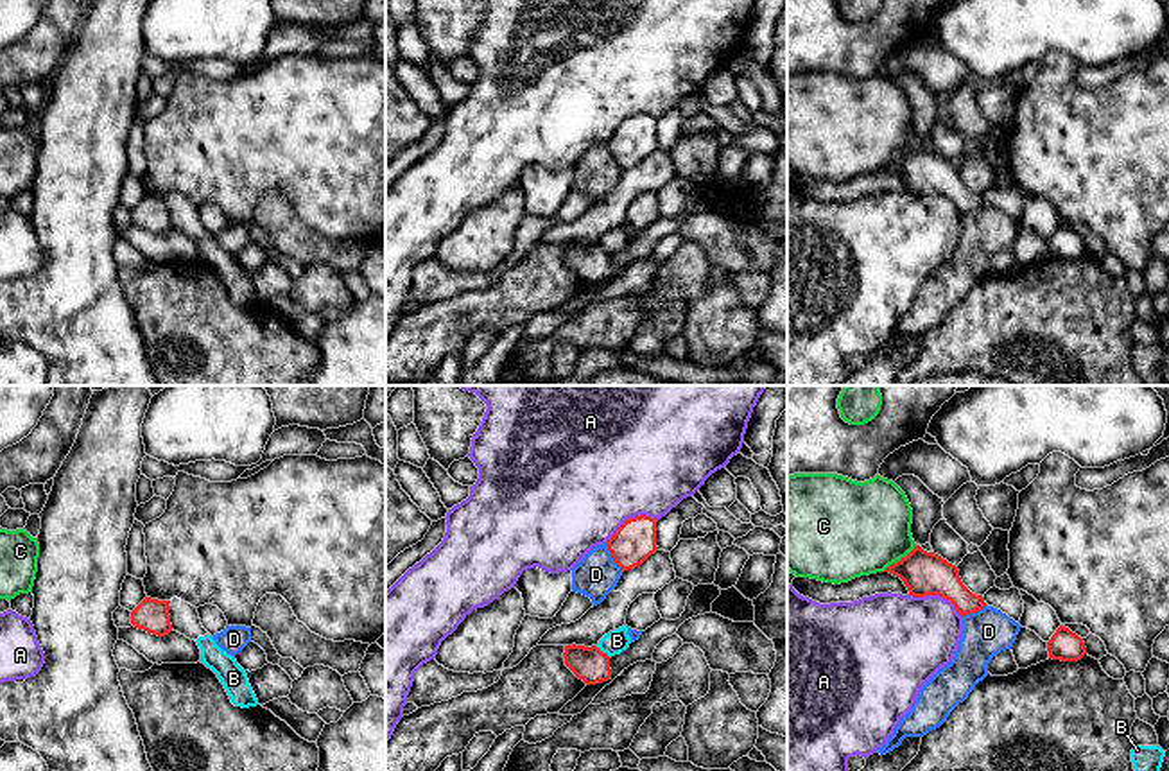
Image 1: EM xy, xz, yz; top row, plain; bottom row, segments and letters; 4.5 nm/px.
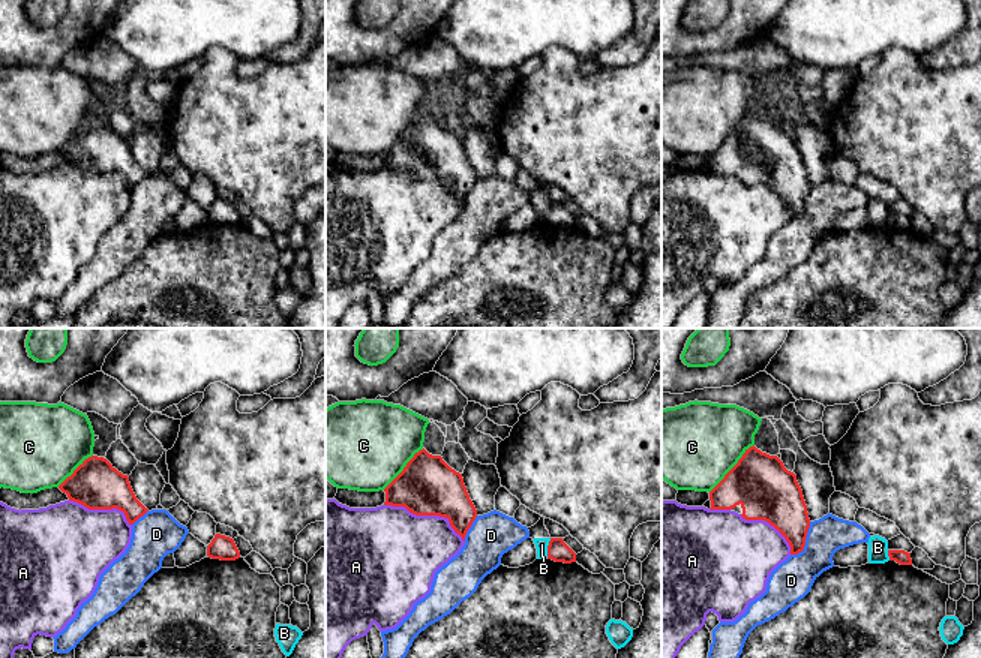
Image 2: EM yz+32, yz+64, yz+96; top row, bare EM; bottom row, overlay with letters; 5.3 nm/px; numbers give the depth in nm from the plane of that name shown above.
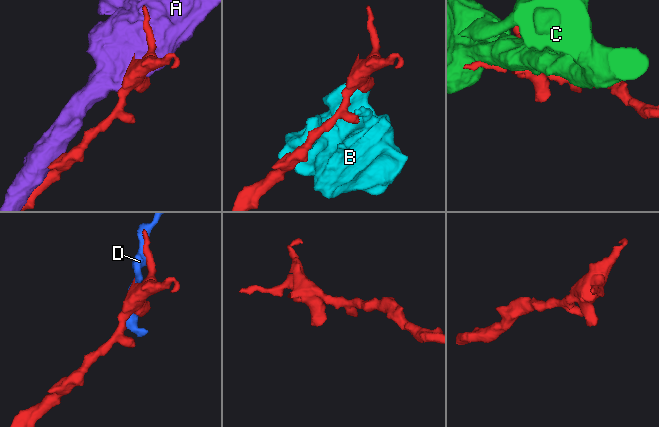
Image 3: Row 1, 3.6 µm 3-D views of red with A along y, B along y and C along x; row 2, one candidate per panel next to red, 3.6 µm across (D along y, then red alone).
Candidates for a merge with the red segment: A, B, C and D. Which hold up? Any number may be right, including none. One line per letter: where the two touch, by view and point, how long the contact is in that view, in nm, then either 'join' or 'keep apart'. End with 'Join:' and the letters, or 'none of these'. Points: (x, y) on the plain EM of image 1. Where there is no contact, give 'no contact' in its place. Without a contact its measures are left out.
A: yz (938, 192) | 260 nm | keep apart
B: xz (601, 250) | 90 nm | keep apart
C: yz (900, 158) | 200 nm | keep apart
D: xz (612, 155) | 150 nm | keep apart
Join: none of these

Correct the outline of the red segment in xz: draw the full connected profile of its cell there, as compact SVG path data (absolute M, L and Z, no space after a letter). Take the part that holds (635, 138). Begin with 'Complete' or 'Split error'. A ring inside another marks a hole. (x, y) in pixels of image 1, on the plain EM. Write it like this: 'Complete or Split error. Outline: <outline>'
Complete. Outline: M645 113L629 117L608 138L606 145L622 170L642 163L658 149L656 120Z

